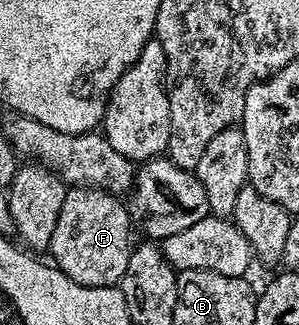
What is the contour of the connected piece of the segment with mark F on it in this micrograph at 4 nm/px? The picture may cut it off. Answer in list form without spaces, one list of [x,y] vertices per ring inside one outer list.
[[[75,186],[67,189],[64,196],[64,208],[60,208],[60,220],[56,220],[56,232],[52,232],[48,254],[49,257],[54,257],[51,258],[53,265],[76,284],[88,288],[118,286],[124,276],[124,268],[128,268],[128,256],[132,249],[130,230],[132,231],[130,211],[121,197],[103,190],[94,190],[90,186]]]

